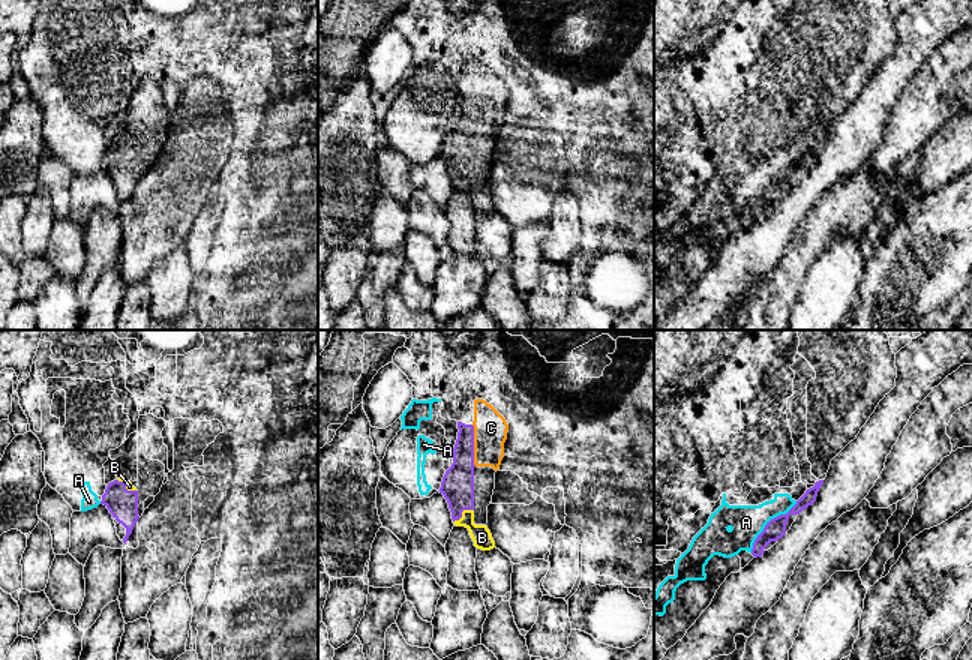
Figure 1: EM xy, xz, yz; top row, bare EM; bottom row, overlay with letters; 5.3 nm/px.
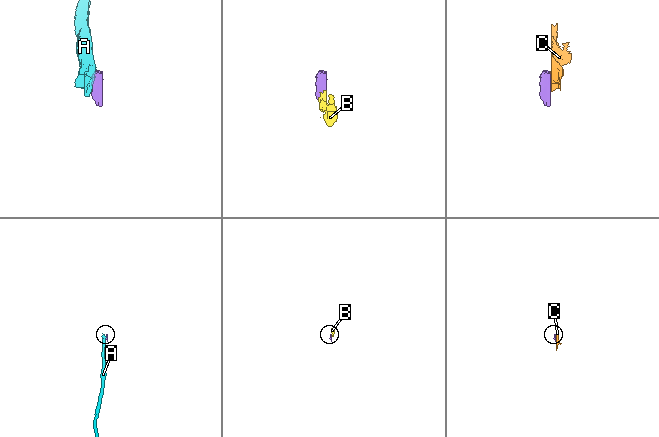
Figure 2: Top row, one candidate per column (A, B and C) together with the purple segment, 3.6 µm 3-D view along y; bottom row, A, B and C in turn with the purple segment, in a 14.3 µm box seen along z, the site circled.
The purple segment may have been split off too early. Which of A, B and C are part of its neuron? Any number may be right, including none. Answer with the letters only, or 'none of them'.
B, C

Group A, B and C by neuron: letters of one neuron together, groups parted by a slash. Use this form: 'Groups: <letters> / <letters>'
Groups: A / B C

